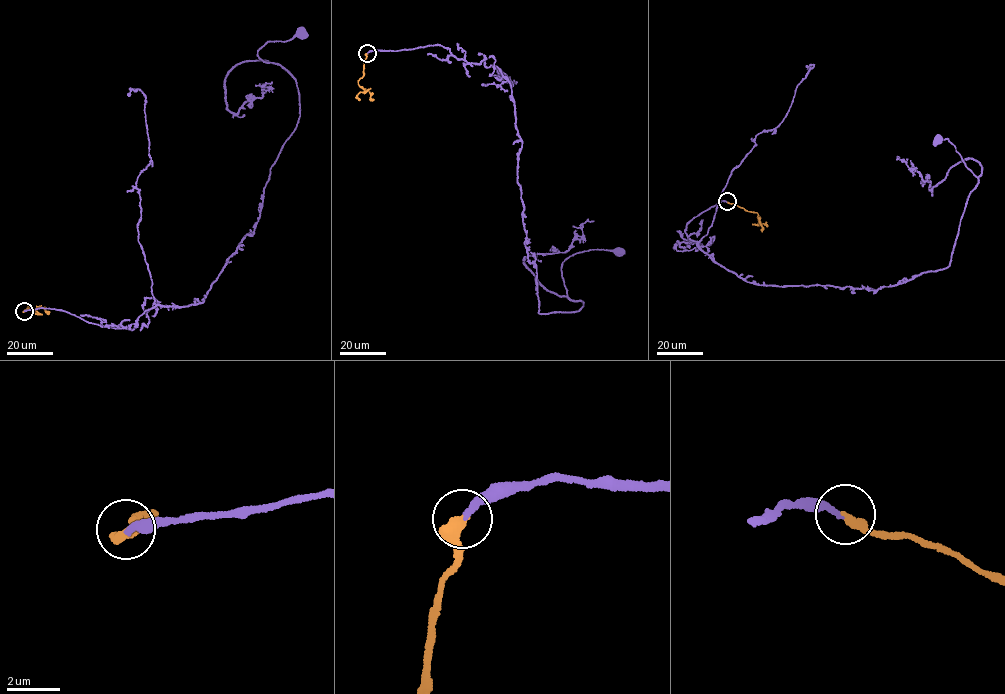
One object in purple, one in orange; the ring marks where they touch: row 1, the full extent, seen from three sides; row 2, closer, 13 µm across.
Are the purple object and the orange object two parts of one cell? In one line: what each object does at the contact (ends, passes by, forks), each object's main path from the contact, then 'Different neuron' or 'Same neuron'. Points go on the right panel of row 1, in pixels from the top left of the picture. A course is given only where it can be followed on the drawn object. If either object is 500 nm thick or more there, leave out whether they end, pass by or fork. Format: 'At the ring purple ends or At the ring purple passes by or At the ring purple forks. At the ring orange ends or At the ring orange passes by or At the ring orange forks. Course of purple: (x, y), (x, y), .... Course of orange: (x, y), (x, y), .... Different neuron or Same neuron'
At the ring purple ends. At the ring orange ends. Course of purple: (727, 201), (689, 222), (680, 246), (695, 241), (759, 285), (896, 285), (950, 264), (978, 180), (938, 141). Course of orange: (727, 201), (757, 212), (757, 224), (766, 226). Different neuron

